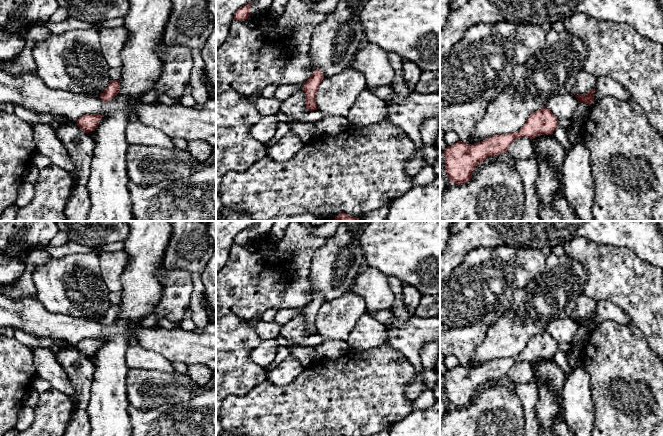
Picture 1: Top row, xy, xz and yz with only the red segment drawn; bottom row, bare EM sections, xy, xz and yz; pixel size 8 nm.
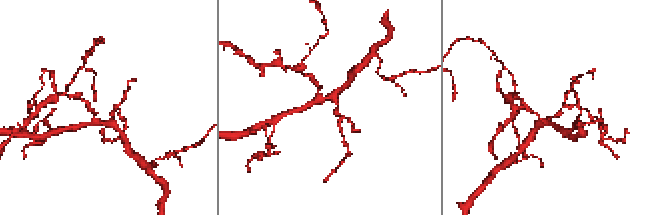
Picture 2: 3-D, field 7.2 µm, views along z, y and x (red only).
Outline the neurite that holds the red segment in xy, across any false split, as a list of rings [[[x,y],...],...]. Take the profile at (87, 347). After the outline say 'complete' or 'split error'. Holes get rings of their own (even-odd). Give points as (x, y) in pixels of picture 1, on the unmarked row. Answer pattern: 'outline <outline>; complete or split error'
outline [[[93,338],[84,339],[77,344],[77,350],[84,356],[89,357],[95,355],[98,347],[101,345],[103,339]]]; complete

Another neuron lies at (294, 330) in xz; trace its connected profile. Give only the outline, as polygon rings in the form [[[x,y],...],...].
[[[298,314],[290,321],[282,325],[280,335],[289,342],[301,343],[308,336],[306,332],[306,320],[303,314]]]

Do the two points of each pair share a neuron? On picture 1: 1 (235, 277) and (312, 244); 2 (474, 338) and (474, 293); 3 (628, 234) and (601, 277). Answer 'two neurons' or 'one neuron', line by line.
1: one neuron
2: one neuron
3: two neurons

